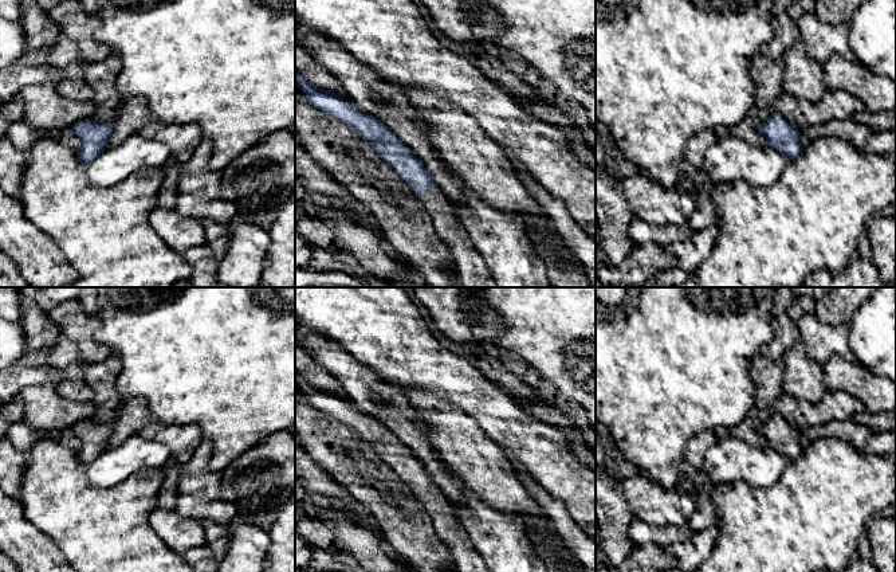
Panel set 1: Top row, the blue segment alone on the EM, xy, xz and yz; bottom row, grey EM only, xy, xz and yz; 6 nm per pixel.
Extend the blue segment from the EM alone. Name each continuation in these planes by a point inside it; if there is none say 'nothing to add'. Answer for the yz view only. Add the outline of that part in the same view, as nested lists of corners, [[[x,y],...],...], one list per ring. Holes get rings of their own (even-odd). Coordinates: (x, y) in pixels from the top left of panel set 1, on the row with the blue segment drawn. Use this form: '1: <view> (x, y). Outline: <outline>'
nothing to add

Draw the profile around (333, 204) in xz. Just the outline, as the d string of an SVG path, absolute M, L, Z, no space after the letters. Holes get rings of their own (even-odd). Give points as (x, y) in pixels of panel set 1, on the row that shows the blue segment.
M335 195L330 196L330 197L325 197L325 196L319 196L318 200L321 200L323 203L323 207L326 208L326 211L329 213L335 213L338 211L342 211L346 213L346 219L349 219L350 222L353 222L353 216L346 205L345 201L339 200Z

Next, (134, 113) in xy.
M141 97L125 99L115 114L117 117L110 122L113 132L107 141L109 146L117 146L130 136L138 134L141 128L153 118L146 99Z

